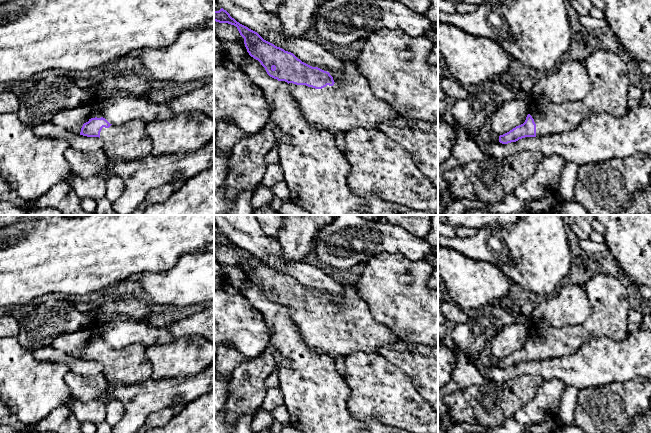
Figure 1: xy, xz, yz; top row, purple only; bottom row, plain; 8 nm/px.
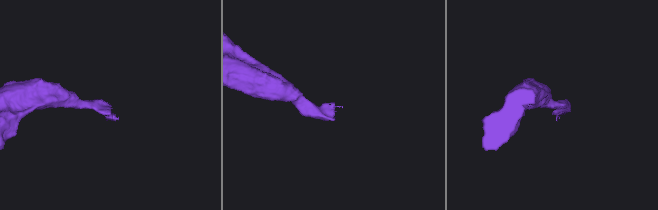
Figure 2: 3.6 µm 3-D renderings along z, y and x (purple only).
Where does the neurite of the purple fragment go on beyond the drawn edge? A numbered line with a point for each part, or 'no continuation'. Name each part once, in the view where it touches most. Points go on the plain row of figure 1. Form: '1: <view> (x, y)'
1: xz (350, 327)

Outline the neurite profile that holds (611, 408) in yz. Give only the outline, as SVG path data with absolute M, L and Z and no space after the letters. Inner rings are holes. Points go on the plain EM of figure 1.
M642 377L625 382L612 382L578 391L574 425L586 433L628 433L634 428L634 418L650 408L651 382Z

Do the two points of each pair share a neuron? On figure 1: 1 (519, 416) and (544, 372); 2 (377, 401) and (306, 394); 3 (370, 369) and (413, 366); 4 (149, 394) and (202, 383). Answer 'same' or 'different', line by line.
1: different
2: different
3: different
4: same

